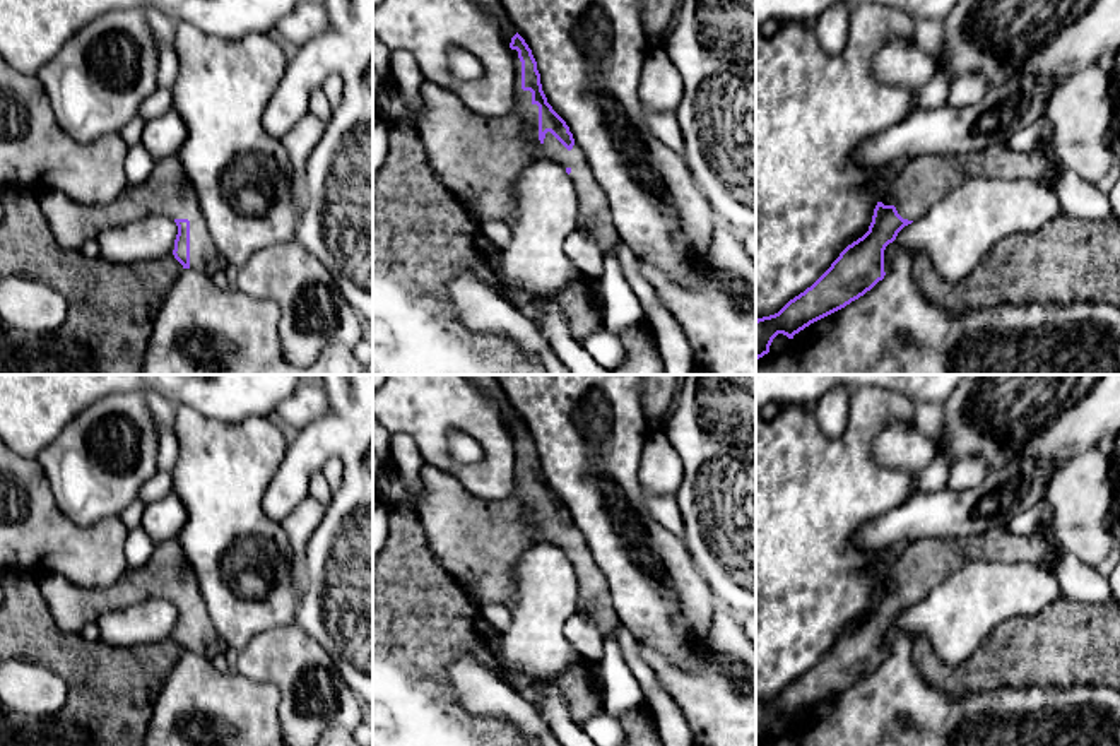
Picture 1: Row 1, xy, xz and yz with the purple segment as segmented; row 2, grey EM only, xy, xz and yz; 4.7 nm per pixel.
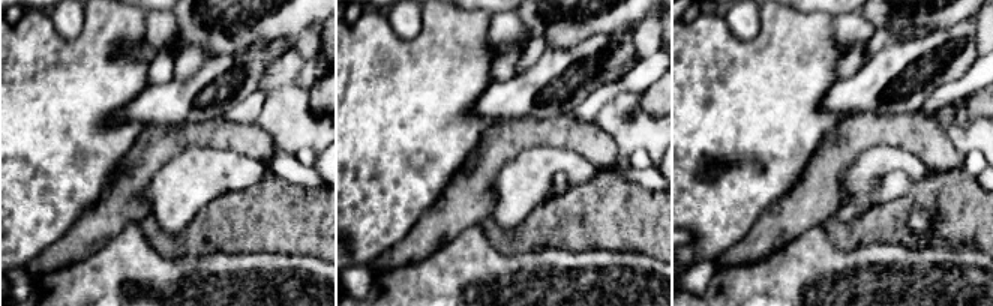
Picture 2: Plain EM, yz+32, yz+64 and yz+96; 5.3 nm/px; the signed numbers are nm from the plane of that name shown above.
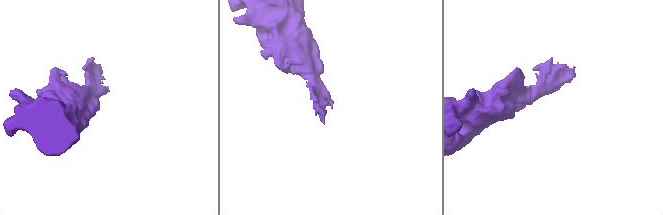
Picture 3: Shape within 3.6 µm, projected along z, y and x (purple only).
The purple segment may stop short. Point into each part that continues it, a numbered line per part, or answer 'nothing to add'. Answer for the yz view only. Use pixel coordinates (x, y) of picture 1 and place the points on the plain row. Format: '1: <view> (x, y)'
1: yz (924, 563)

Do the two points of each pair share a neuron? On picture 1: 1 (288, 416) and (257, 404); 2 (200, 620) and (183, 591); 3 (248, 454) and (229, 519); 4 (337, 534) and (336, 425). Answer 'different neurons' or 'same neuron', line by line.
1: different neurons
2: same neuron
3: same neuron
4: same neuron

